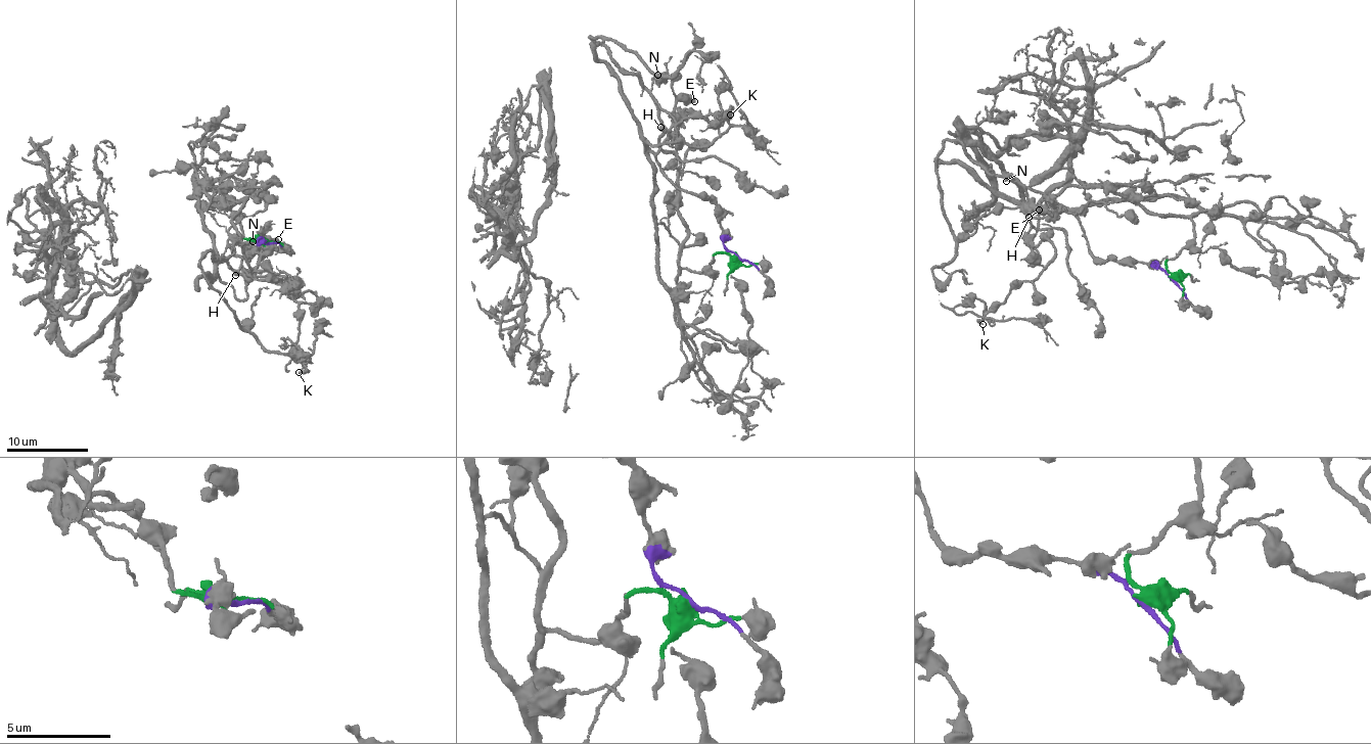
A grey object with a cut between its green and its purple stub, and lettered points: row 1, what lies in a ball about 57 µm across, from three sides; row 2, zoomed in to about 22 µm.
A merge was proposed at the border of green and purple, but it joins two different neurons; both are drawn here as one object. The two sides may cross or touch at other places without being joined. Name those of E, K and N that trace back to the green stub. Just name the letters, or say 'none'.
N

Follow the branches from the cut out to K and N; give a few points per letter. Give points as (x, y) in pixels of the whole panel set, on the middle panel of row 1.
K: (737, 257), (725, 244), (719, 206), (677, 186), (648, 145), (698, 146), (728, 132), (731, 114)
N: (737, 257), (717, 252), (701, 274), (680, 265), (680, 161), (659, 145), (651, 89), (658, 74)

